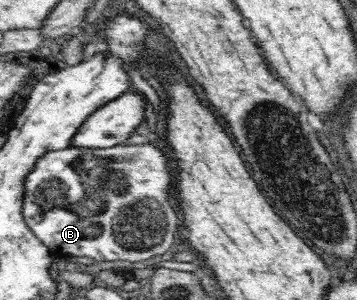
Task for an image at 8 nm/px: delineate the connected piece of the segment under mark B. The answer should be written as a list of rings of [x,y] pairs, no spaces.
[[[141,144],[139,146],[117,145],[111,148],[102,149],[75,149],[71,147],[63,150],[48,152],[39,158],[33,170],[27,175],[25,181],[24,203],[22,204],[22,215],[26,220],[27,227],[31,232],[49,248],[55,260],[58,258],[70,258],[73,256],[87,256],[96,261],[107,260],[127,260],[127,262],[141,262],[148,258],[153,258],[157,254],[169,251],[177,239],[177,212],[171,206],[171,196],[173,196],[173,169],[169,168],[169,159],[165,157],[163,149],[151,144]]]

